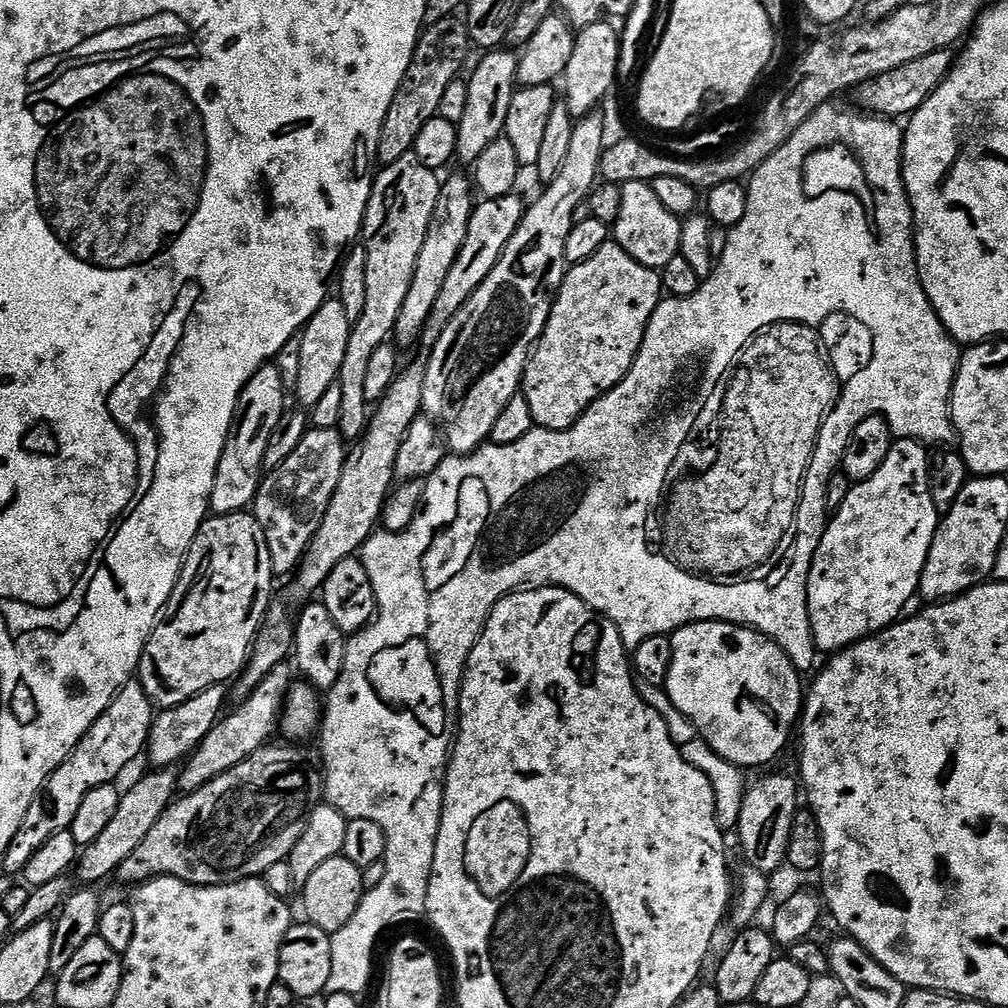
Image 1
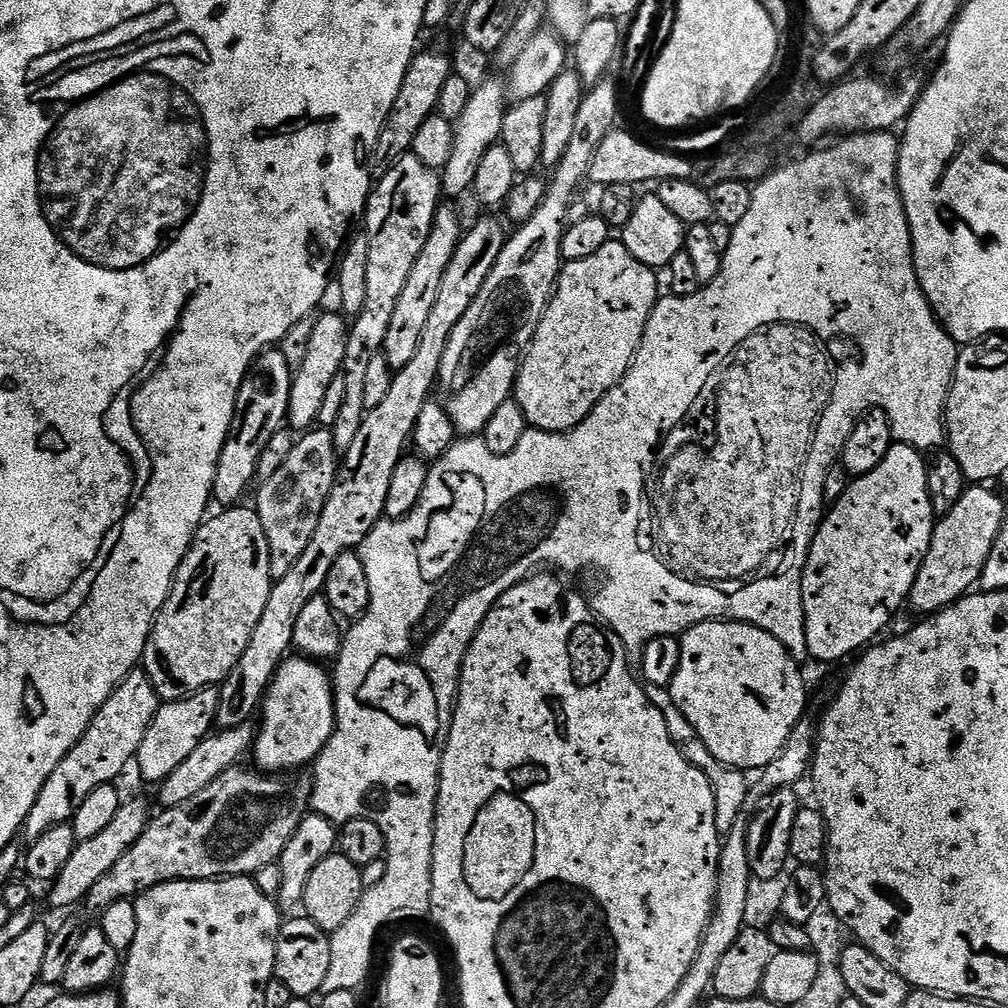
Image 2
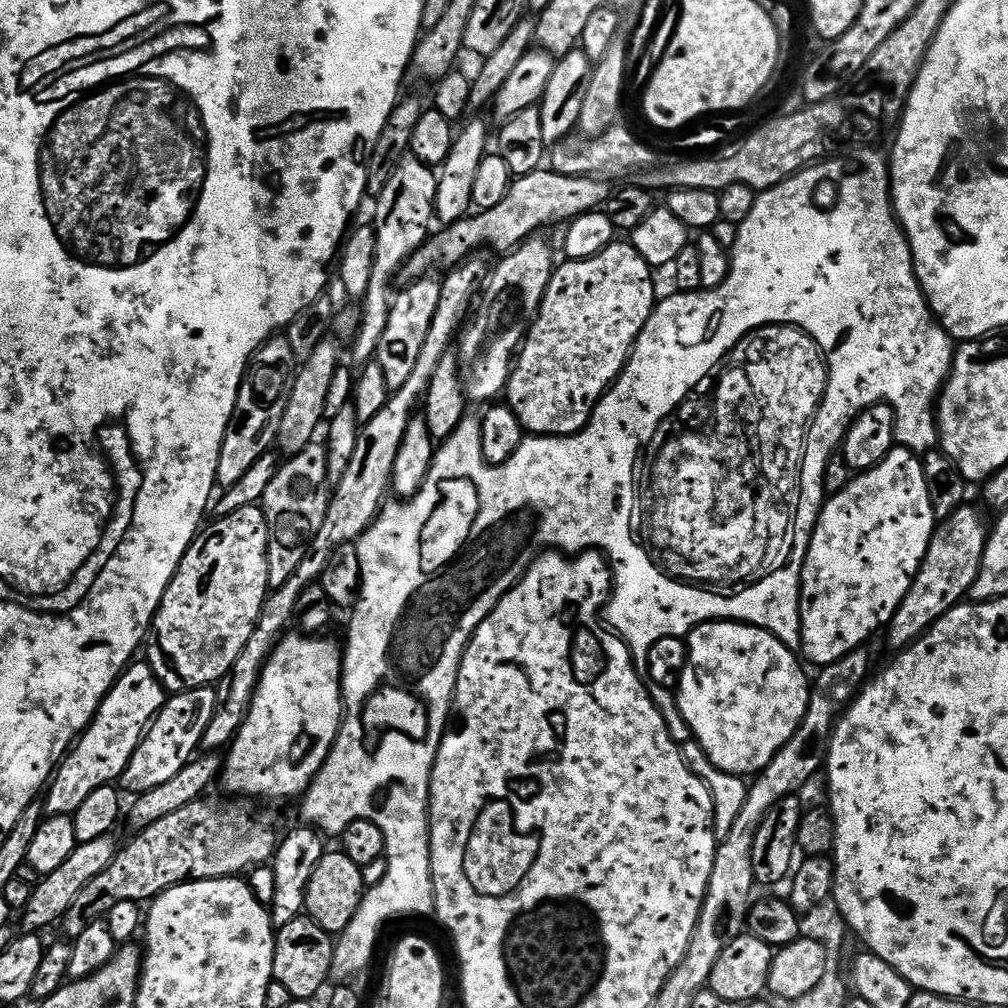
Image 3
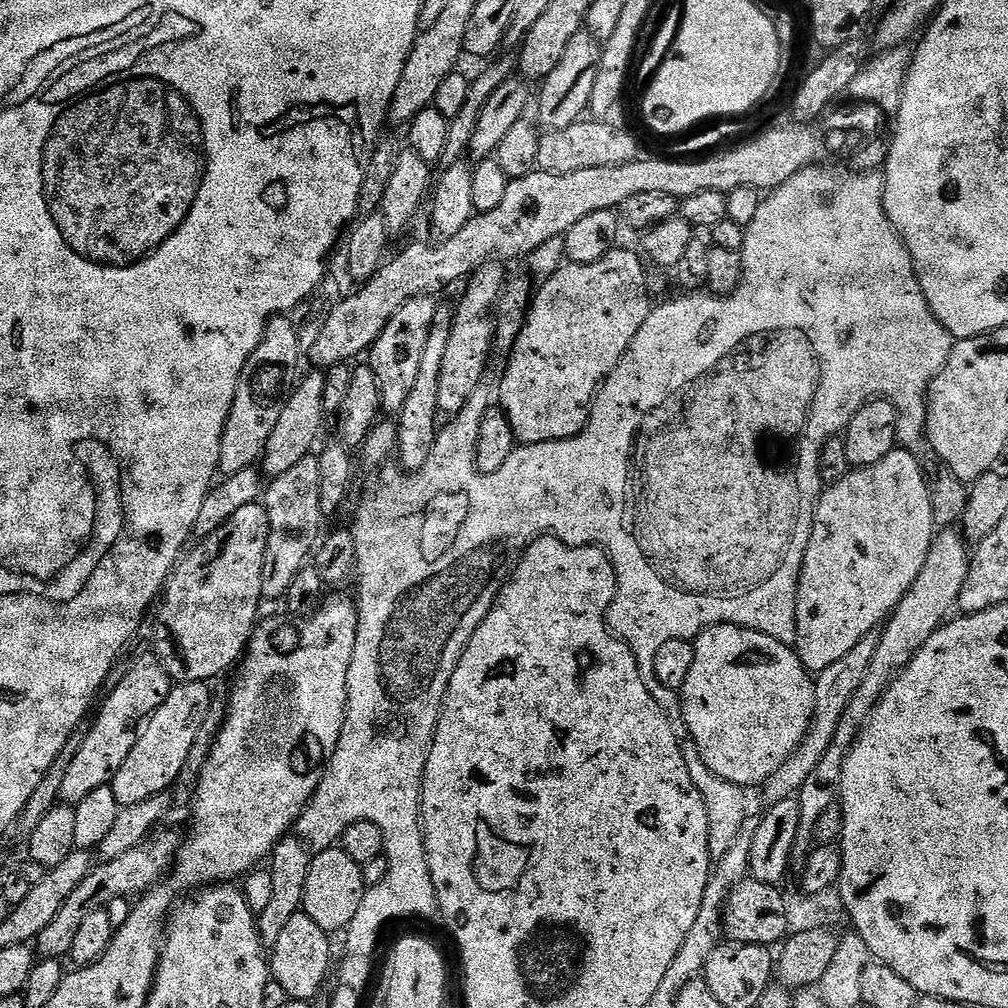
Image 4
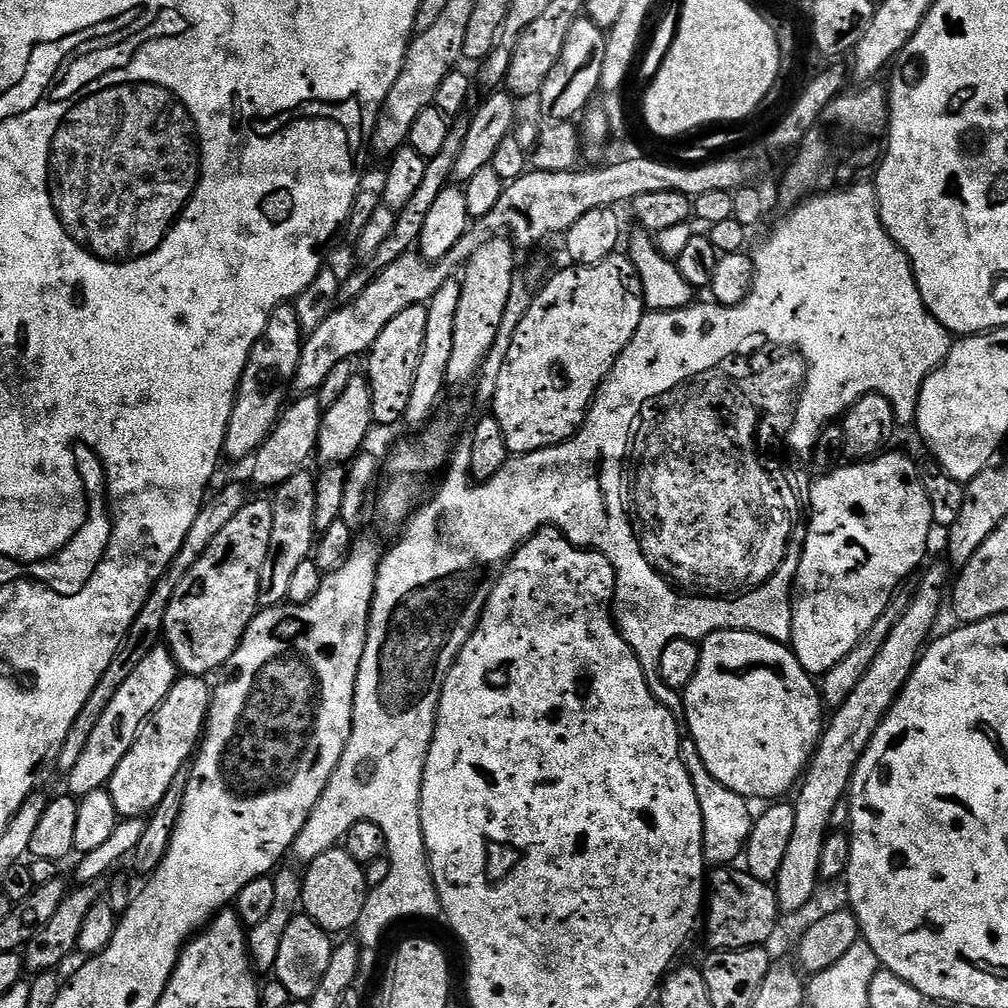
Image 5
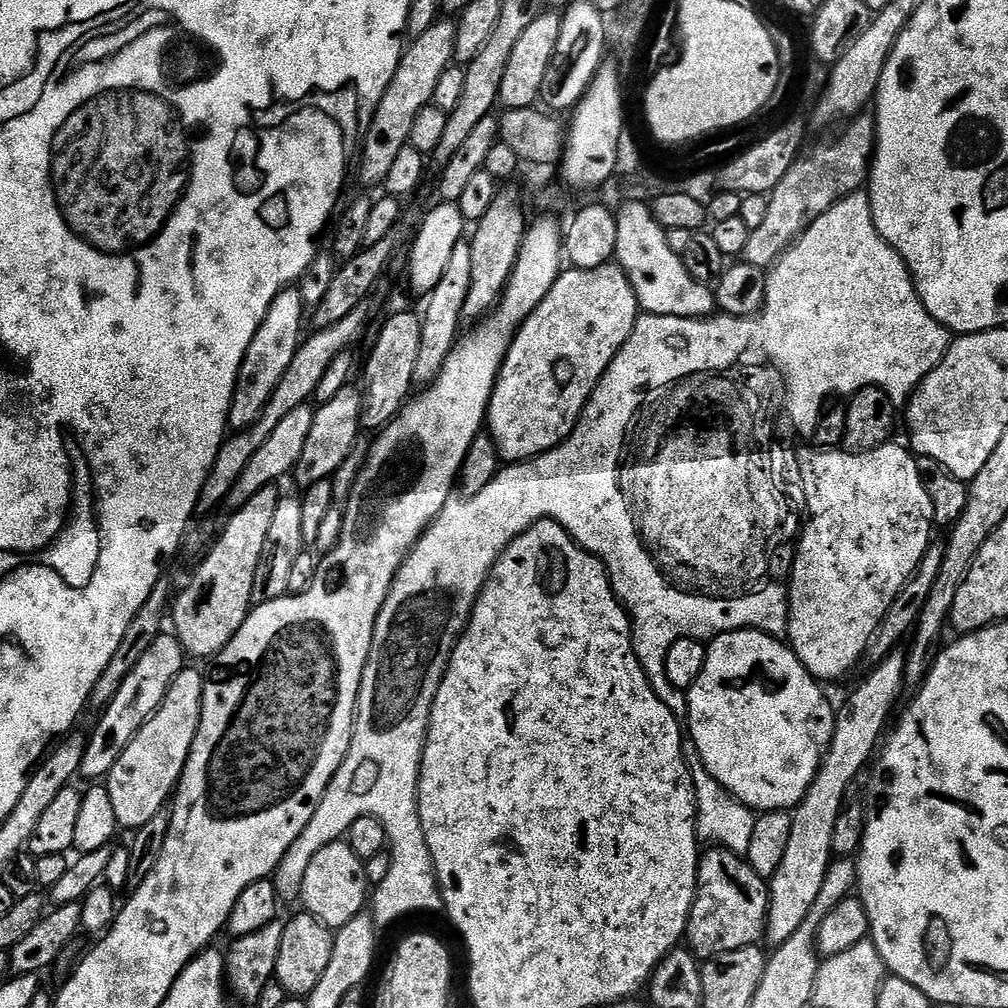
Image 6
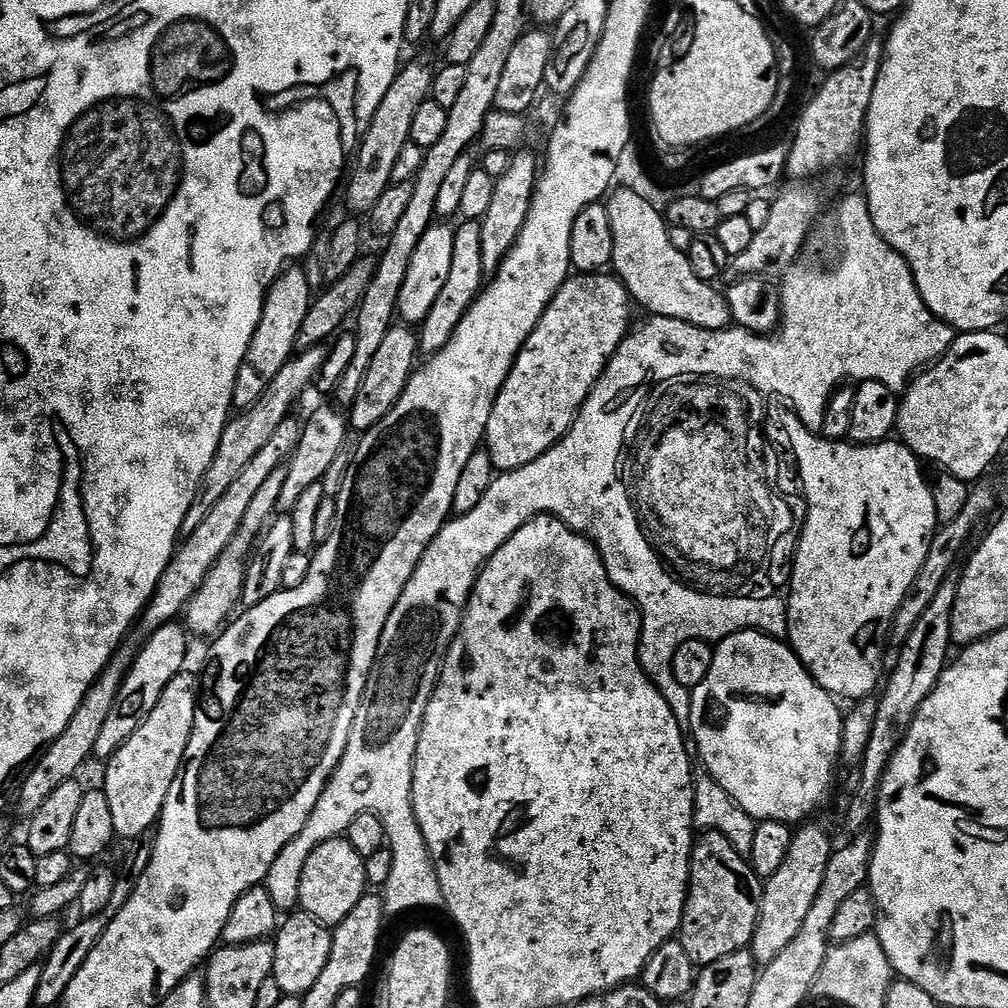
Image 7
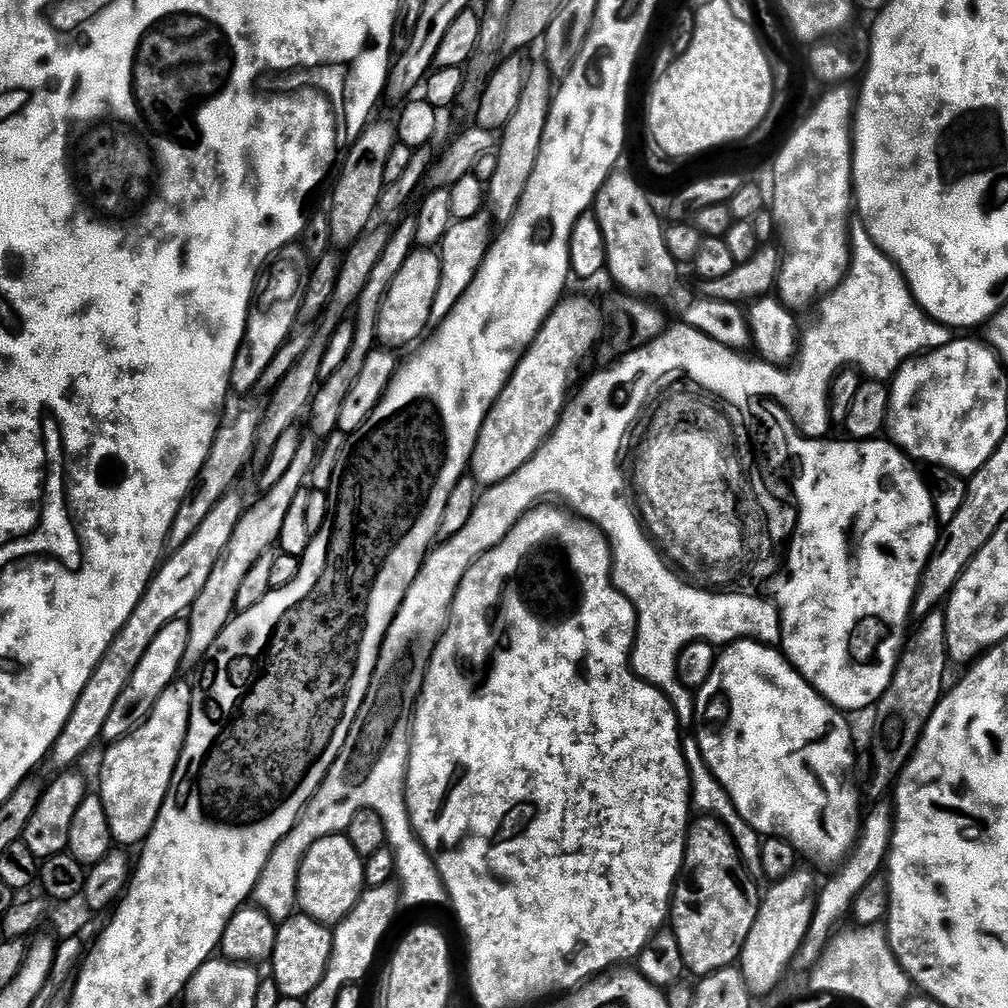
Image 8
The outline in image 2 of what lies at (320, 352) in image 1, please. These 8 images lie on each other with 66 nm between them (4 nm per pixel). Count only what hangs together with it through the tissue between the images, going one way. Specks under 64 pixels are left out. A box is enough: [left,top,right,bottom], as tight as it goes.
[286,312,349,434]

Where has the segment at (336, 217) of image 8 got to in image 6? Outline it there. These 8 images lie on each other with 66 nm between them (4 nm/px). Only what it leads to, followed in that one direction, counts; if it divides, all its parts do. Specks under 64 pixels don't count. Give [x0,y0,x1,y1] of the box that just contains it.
[359,18,456,187]

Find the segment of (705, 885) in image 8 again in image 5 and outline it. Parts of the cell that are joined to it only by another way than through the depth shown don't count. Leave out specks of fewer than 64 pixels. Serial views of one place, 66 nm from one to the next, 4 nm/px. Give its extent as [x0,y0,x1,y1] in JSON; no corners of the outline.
[706,866,782,950]

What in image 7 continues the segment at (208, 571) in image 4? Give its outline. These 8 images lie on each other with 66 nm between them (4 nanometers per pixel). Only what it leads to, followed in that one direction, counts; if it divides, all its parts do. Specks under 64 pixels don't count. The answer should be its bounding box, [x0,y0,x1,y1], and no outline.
[182,466,287,637]

